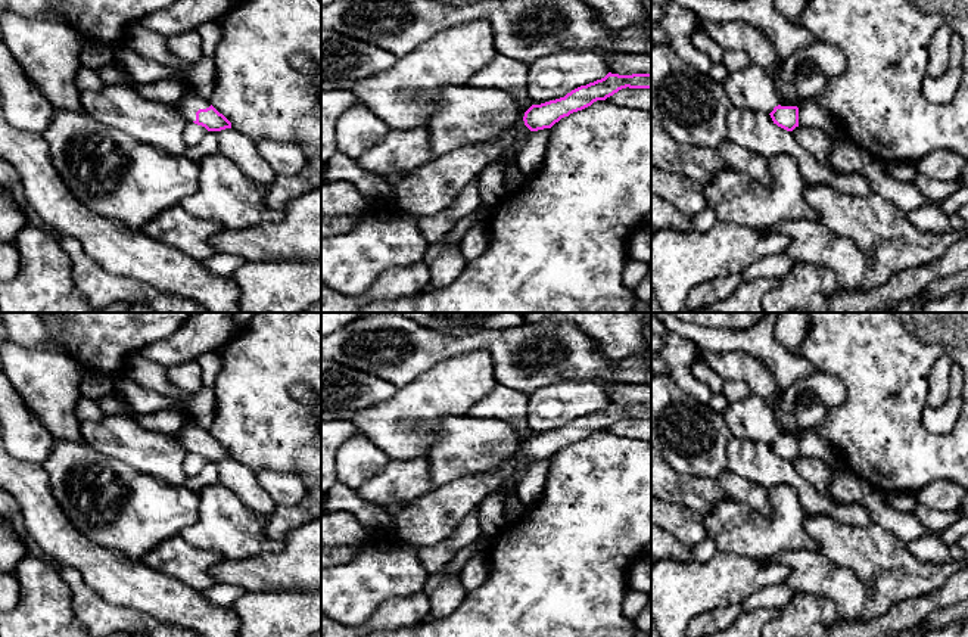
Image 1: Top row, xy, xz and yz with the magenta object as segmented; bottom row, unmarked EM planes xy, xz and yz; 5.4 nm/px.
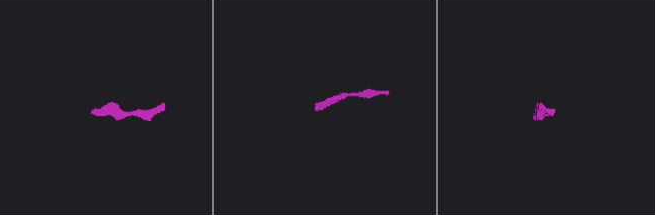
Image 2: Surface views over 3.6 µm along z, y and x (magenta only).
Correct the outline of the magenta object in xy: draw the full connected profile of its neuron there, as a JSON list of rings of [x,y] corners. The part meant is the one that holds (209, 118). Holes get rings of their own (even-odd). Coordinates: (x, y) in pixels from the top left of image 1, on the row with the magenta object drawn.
[[[183,96],[174,102],[187,122],[205,127],[208,131],[231,128],[231,122],[220,114],[208,99],[199,96]]]

